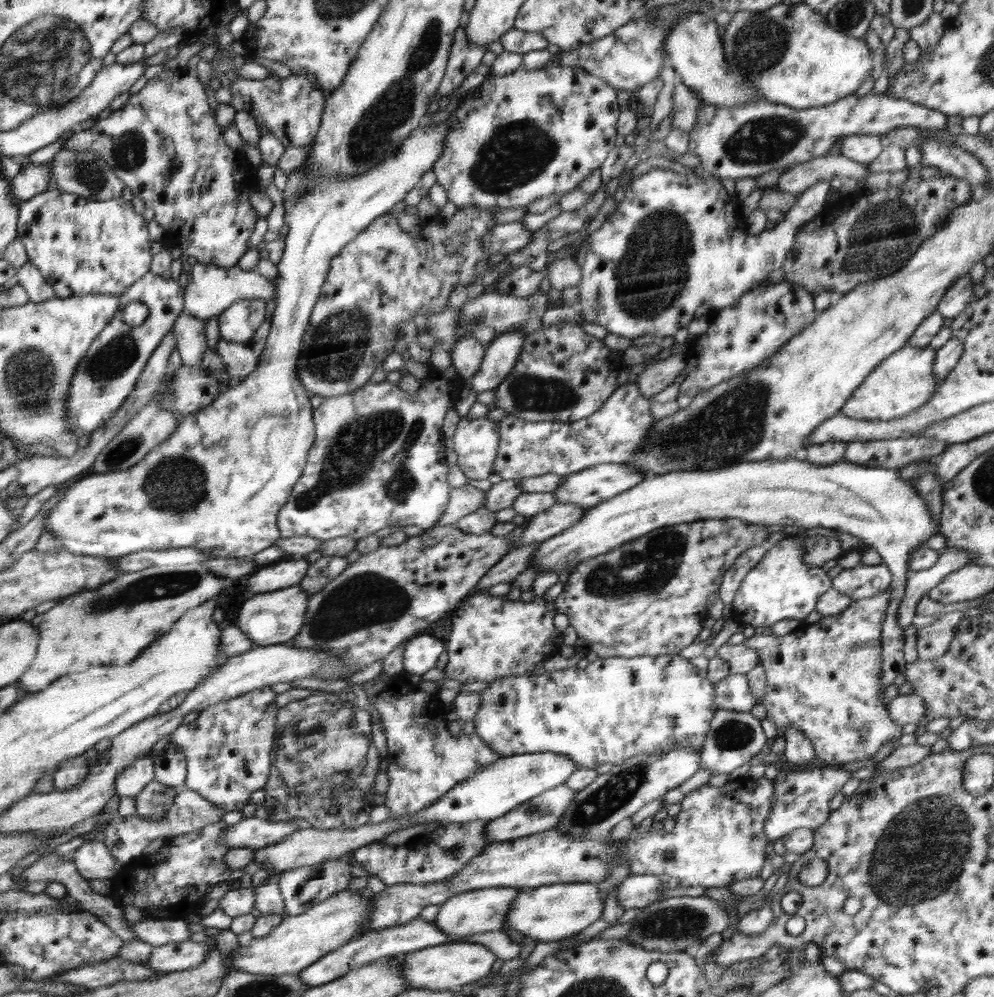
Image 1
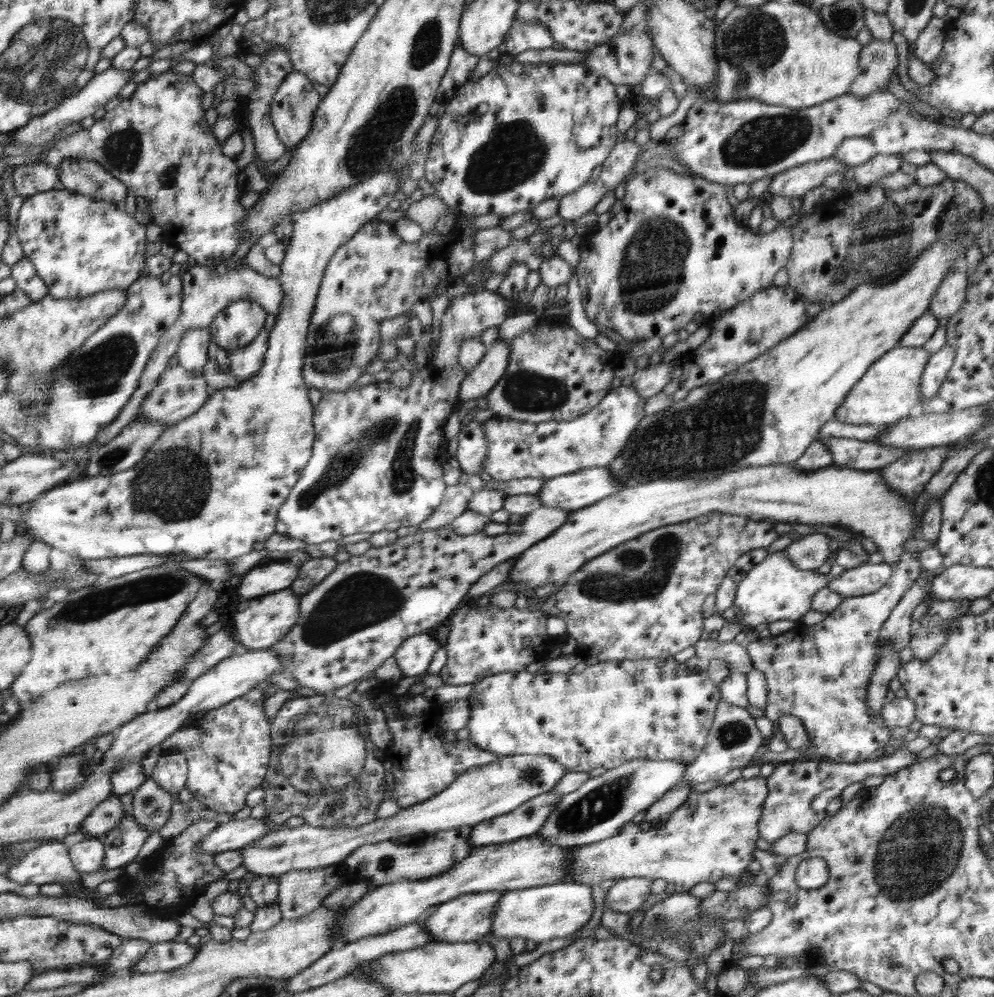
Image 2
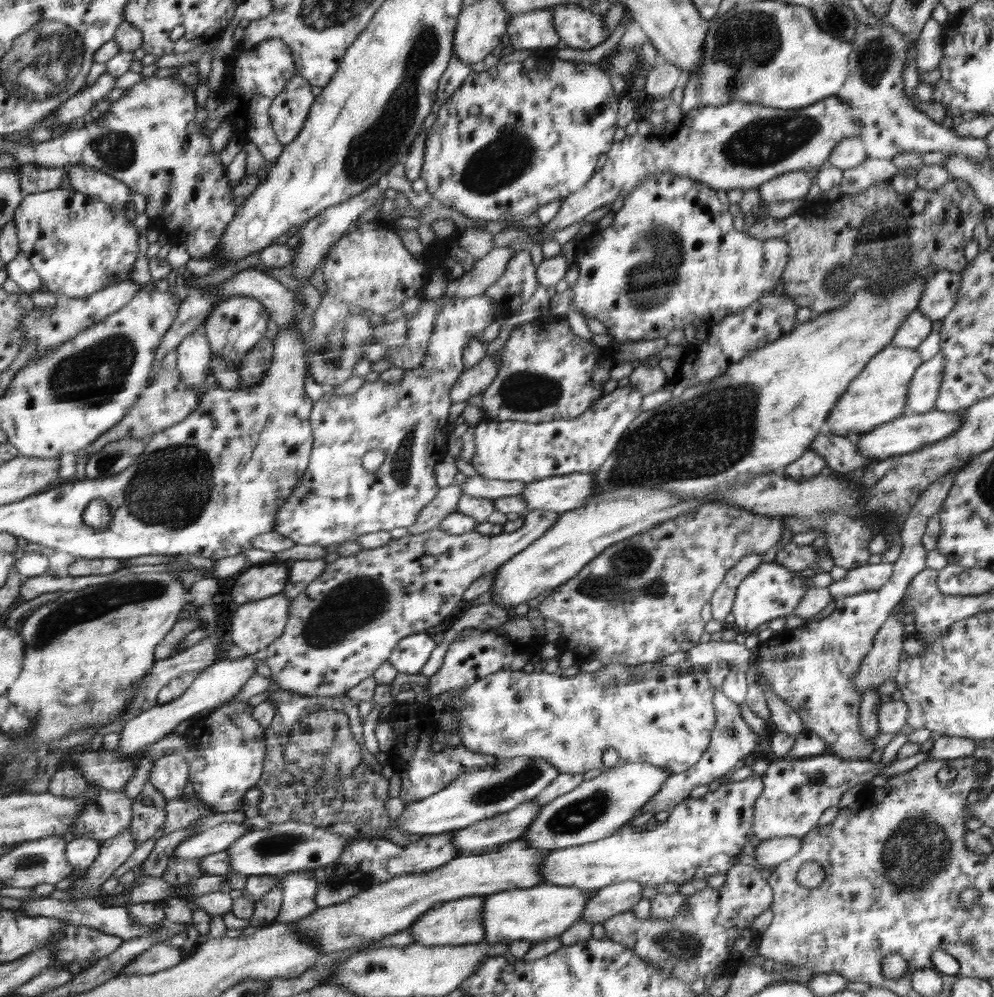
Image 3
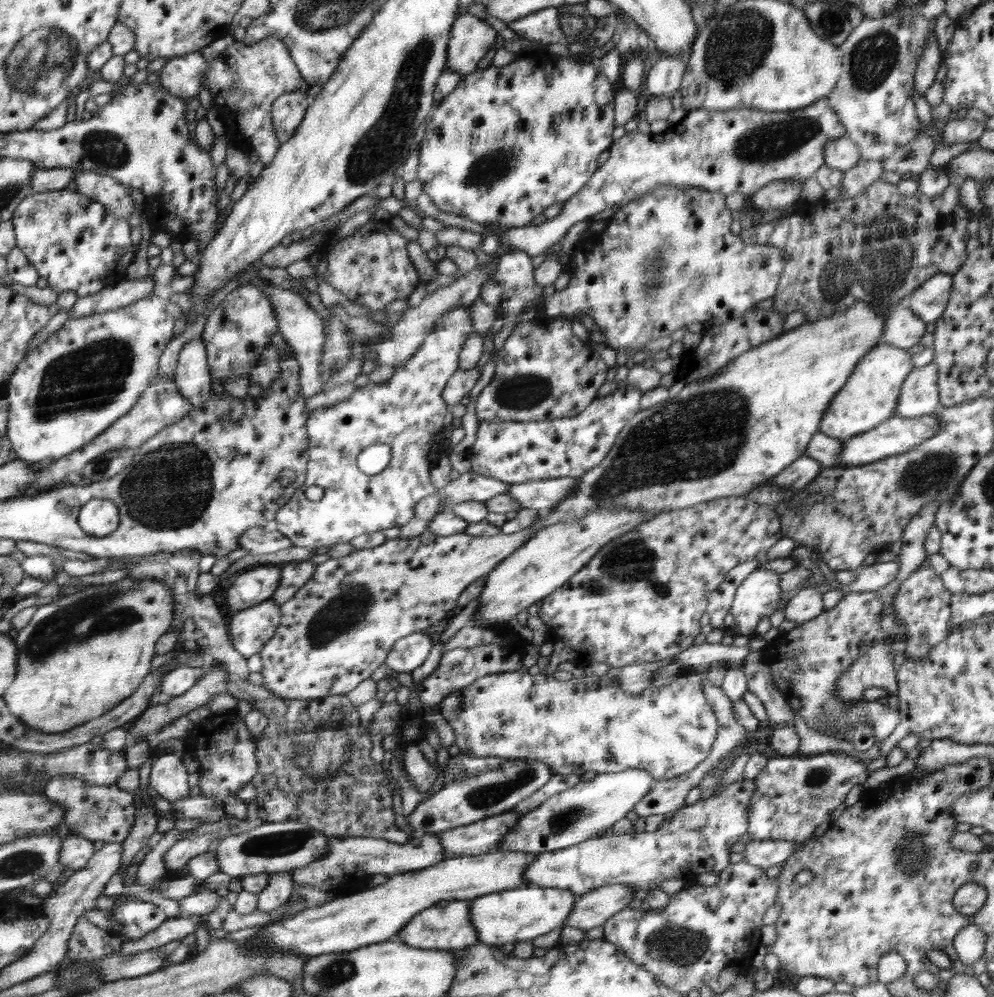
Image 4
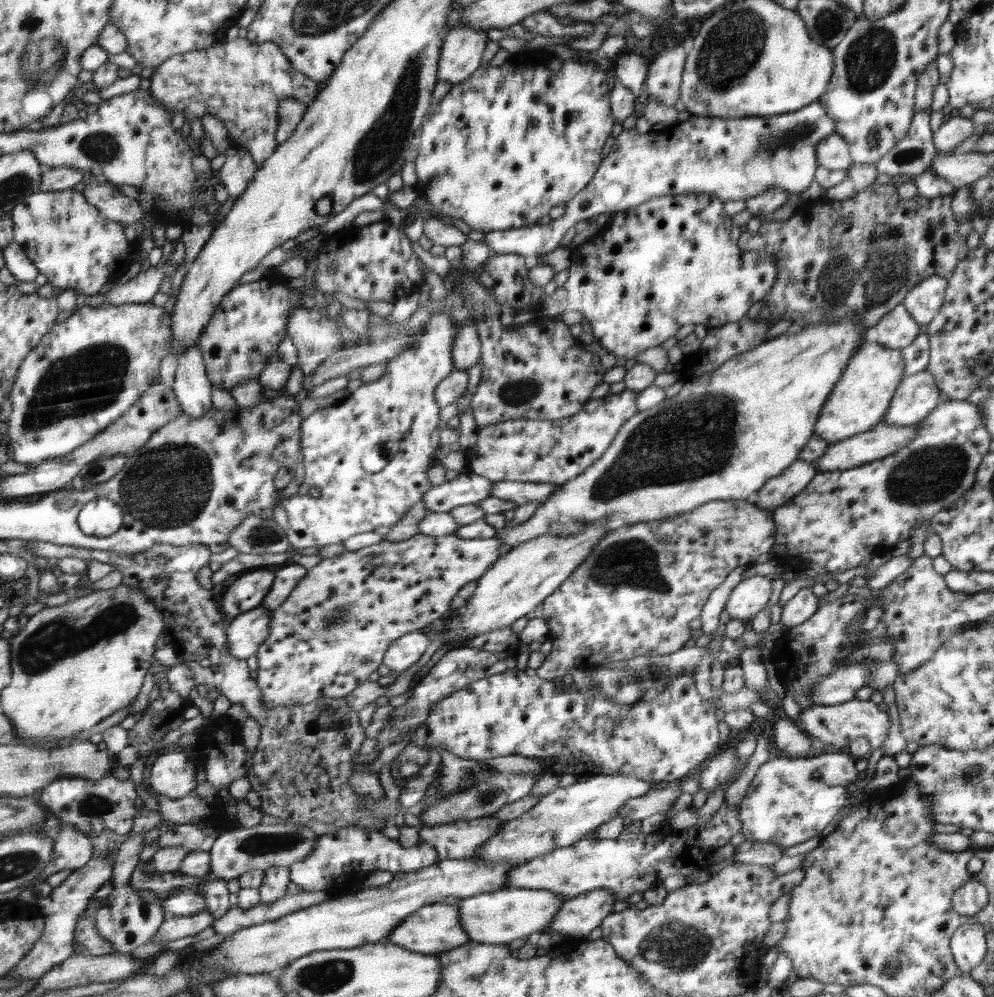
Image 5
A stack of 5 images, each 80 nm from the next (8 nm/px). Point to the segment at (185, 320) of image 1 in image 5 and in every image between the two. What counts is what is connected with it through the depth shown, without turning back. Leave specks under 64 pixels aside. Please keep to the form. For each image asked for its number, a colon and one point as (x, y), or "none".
2: (192, 351)
3: (193, 354)
4: (192, 374)
5: (192, 388)

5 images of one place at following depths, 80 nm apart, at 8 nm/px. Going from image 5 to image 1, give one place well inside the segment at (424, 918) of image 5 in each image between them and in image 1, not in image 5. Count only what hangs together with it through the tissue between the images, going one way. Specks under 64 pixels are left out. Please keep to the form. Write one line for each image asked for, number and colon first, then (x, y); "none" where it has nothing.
1: (478, 911)
2: (469, 918)
3: (459, 922)
4: (448, 926)

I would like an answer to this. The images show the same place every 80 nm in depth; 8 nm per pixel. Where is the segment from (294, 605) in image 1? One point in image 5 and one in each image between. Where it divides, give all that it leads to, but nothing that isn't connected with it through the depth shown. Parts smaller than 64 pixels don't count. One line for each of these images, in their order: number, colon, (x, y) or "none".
2: (261, 622)
3: (254, 626)
4: (250, 629)
5: (246, 632)

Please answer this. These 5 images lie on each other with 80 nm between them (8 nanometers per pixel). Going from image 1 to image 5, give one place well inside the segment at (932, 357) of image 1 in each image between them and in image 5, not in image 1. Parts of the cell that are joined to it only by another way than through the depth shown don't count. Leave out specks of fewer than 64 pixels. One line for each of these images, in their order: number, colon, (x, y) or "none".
2: (891, 387)
3: (878, 394)
4: (870, 396)
5: (860, 399)

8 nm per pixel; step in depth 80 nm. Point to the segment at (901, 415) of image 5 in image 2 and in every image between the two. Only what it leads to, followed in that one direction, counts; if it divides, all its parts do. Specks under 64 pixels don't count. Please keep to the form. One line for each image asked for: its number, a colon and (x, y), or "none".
2: (934, 373)
3: (924, 387)
4: (919, 396)

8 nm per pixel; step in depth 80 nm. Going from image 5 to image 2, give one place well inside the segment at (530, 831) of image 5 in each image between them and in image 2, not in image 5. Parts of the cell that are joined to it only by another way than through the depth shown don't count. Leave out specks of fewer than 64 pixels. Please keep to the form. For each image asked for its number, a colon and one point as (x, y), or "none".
2: (603, 805)
3: (597, 808)
4: (586, 811)

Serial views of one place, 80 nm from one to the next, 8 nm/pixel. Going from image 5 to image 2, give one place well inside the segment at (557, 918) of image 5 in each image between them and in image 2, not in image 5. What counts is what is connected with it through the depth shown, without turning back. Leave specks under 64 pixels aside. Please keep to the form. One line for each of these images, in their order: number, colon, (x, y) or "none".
2: (626, 896)
3: (607, 902)
4: (591, 909)

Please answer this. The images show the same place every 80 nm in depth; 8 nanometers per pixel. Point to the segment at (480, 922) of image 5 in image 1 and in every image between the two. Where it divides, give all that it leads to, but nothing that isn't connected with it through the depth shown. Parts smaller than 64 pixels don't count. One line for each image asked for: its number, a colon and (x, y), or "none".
1: (551, 913)
2: (541, 914)
3: (537, 914)
4: (514, 915)

